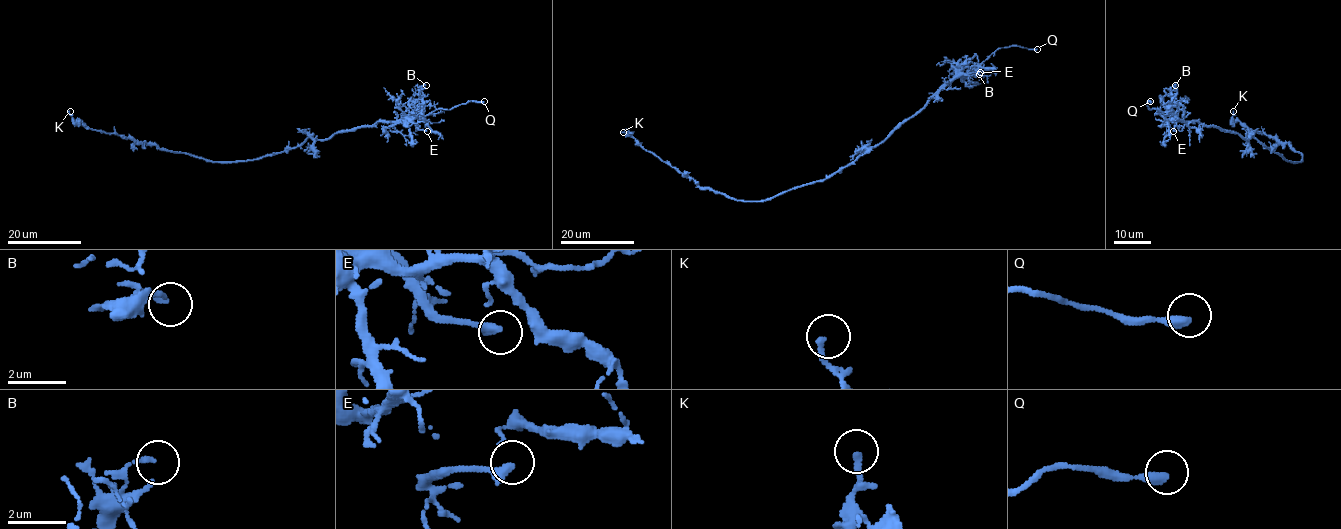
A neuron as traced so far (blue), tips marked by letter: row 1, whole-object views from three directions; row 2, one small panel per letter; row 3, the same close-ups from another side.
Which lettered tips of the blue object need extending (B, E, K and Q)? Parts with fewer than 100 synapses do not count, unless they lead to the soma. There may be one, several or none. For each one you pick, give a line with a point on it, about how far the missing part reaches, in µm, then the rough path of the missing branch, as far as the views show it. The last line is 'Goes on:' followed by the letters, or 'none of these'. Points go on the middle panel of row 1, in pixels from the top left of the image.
Q: Place: (1037, 49). Missing length about 45 µm. Course of what is missing: (1037, 49), (1045, 50), (1040, 47), (1034, 48), (1054, 59), (1090, 90)
Goes on: Q

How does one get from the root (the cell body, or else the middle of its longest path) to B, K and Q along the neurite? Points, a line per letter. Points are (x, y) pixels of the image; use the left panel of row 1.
B: (282, 152), (309, 137), (329, 139), (338, 133), (412, 115), (421, 106), (420, 89), (426, 85)
K: (282, 152), (247, 160), (213, 161), (90, 129), (75, 121), (70, 111)
Q: (282, 152), (309, 137), (329, 139), (380, 122), (413, 120), (438, 109), (484, 101)

